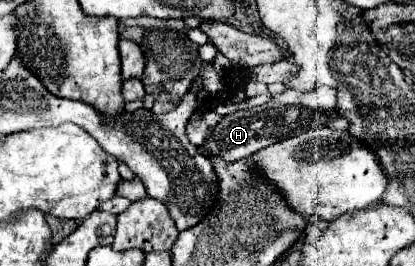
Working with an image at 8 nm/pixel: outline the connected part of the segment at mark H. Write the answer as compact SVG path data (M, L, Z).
M318 86L312 92L296 92L296 90L284 90L282 94L274 94L270 102L248 108L248 110L238 110L234 114L224 116L212 130L210 140L204 144L206 152L212 156L218 156L226 162L236 162L242 158L252 156L254 152L292 138L296 134L302 134L306 130L324 126L328 120L338 118L336 114L336 90L328 86Z

